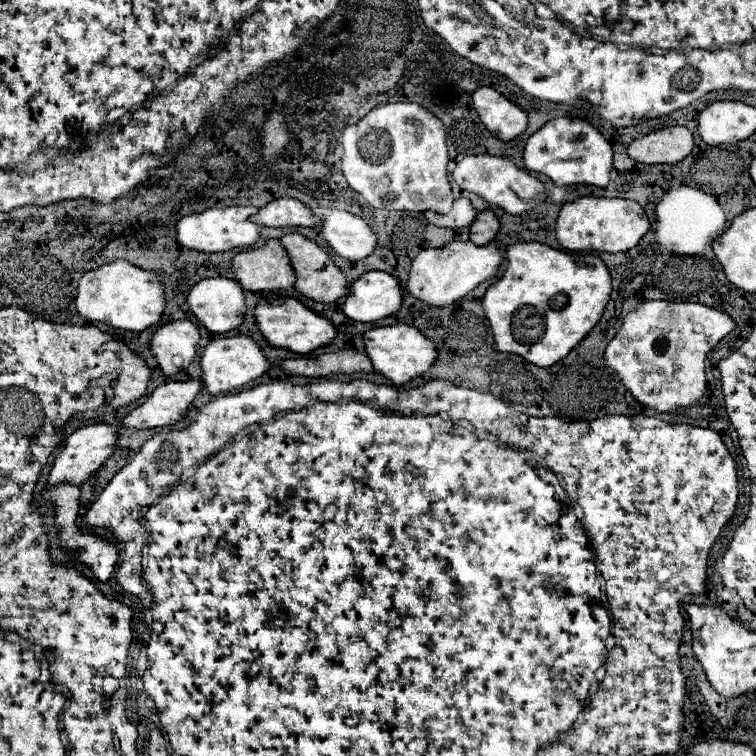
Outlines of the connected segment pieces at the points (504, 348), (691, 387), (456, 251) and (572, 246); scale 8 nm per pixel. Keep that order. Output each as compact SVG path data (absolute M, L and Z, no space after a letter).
M540 242L512 244L506 250L506 258L508 268L504 276L486 290L486 296L482 300L482 308L490 322L496 348L506 354L518 354L536 366L552 366L562 360L602 318L612 290L610 272L596 256L574 256Z
M650 300L624 318L604 356L638 402L658 412L670 412L694 404L704 394L706 354L732 330L734 322L728 314L704 304Z
M452 240L450 244L446 244L442 248L426 248L412 260L406 290L414 298L418 298L426 304L432 304L432 306L454 304L462 296L466 296L470 290L474 290L480 282L496 276L500 270L500 264L502 264L502 254L500 254L496 242L490 242L486 246L476 246L470 240L466 240L466 242Z
M584 196L564 204L556 220L556 238L560 246L574 252L582 250L610 252L610 254L628 252L640 242L640 238L648 230L650 230L650 220L644 214L642 206L634 200L622 200L622 198Z

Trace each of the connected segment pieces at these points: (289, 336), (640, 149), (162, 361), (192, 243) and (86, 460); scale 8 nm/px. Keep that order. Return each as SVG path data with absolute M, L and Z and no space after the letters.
M270 296L262 298L256 306L256 322L258 322L262 336L272 346L288 348L288 350L298 352L298 354L308 354L316 348L328 346L336 338L336 326L328 318L306 308L298 298L284 298L282 304L276 304L276 306L270 304Z
M670 126L646 136L634 138L626 154L642 164L676 164L684 160L694 146L694 136L684 126Z
M176 320L158 328L152 336L152 352L158 366L166 376L186 370L196 358L196 348L200 340L198 324L190 320Z
M226 206L226 208L208 208L200 214L190 214L178 220L178 242L184 248L200 252L226 252L232 248L250 248L260 238L258 224L248 218L258 212L254 206Z
M90 424L84 428L78 428L74 434L68 436L62 452L56 456L56 464L50 470L50 484L58 482L72 482L72 484L82 484L90 474L94 474L104 460L112 456L118 444L118 430L108 424Z

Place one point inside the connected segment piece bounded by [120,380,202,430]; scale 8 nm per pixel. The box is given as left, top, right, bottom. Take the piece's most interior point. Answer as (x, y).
(168, 404)

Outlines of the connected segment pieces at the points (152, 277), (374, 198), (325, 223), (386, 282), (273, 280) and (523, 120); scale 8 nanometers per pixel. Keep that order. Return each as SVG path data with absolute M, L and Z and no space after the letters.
M116 260L96 270L90 270L78 282L76 308L80 316L90 322L106 322L114 328L142 332L160 322L164 306L166 298L160 276L156 272L142 270L126 260Z
M396 102L384 104L368 112L360 122L346 126L342 134L342 172L350 188L364 196L364 200L374 208L388 210L408 210L408 212L450 212L454 194L448 182L448 148L446 148L446 130L442 120L438 120L430 110L414 102Z
M316 208L316 216L322 218L322 236L330 248L348 260L362 260L376 248L378 236L360 216L346 210Z
M366 272L352 282L352 294L344 300L344 314L356 322L376 322L398 314L402 286L388 272Z
M268 240L266 246L262 248L254 248L254 250L246 250L234 256L232 260L234 264L234 272L242 272L242 282L238 282L244 290L248 292L262 292L262 290L270 290L270 292L278 292L278 290L290 290L296 282L290 258L286 248L282 246L280 240Z
M490 86L478 88L472 96L472 104L482 124L504 142L524 134L528 126L528 114Z

